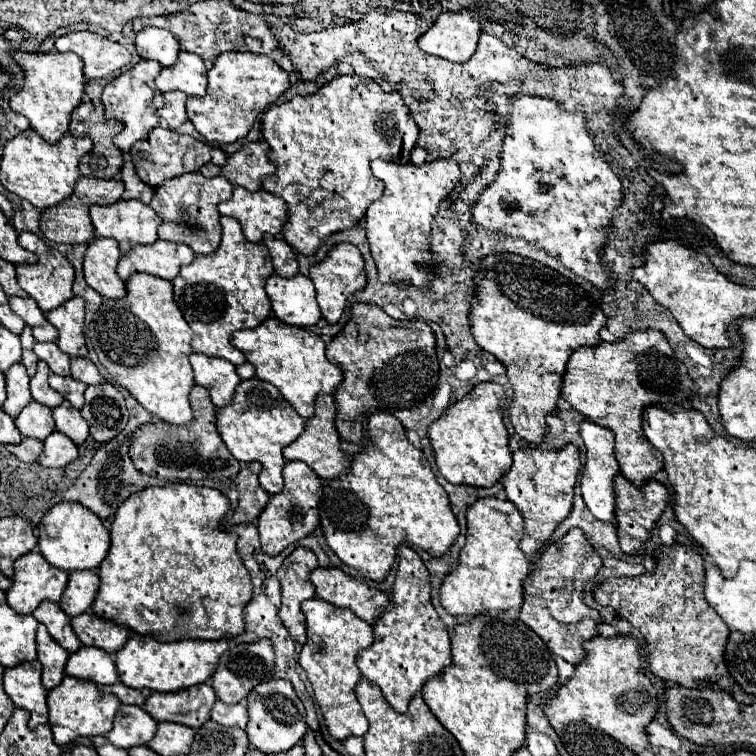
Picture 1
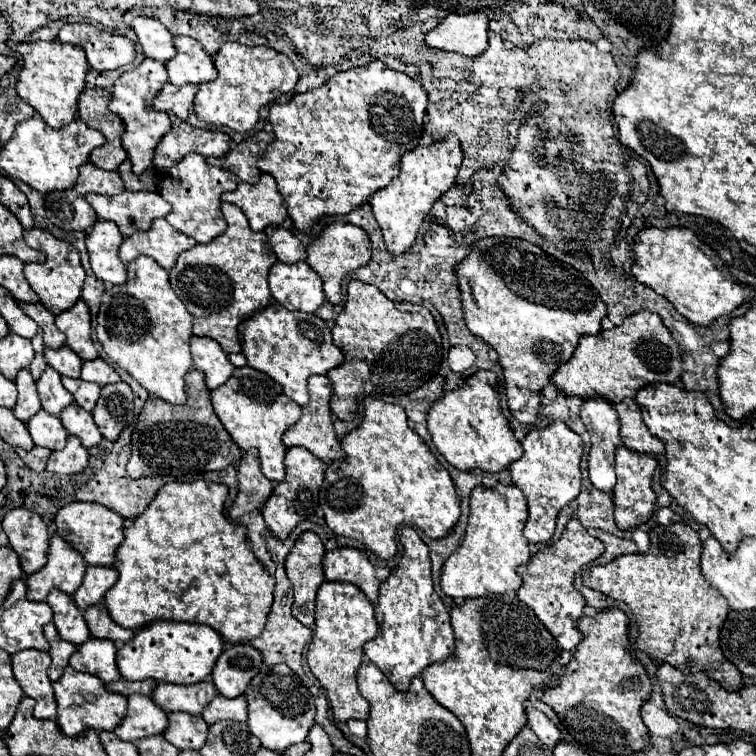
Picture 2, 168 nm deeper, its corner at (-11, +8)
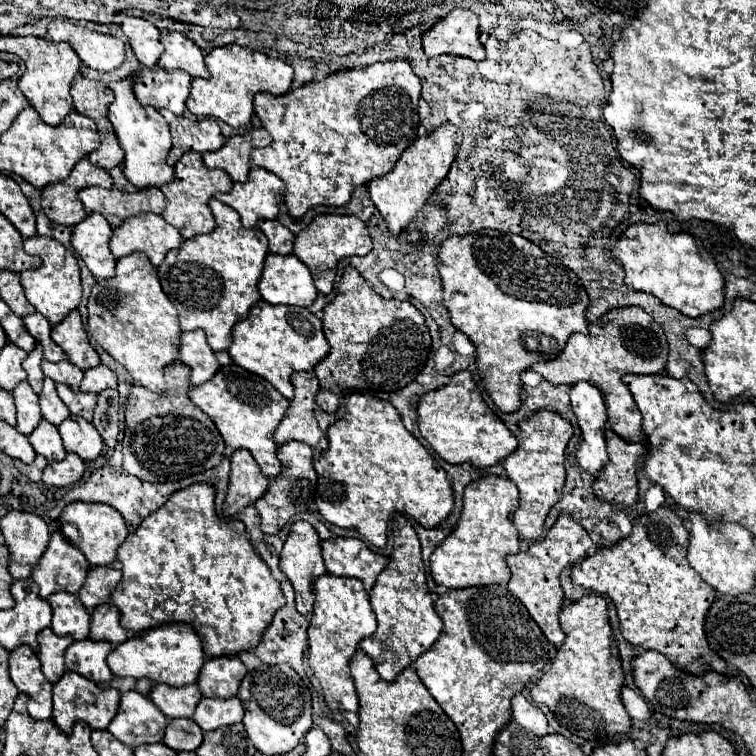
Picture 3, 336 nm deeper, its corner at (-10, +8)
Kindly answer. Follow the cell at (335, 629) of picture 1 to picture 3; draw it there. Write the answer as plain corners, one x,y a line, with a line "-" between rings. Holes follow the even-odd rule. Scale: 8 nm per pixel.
322,574
314,584
316,604
312,610
308,626
308,662
314,676
318,678
324,700
334,712
358,712
358,696
354,690
354,680
348,670
348,660
354,656
358,644
366,634
376,630
376,616
370,606
368,594
356,578
338,578
332,574

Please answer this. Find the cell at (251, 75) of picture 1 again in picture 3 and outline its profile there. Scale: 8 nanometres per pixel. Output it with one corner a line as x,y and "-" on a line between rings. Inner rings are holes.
228,44
210,50
206,54
206,68
210,72
210,78
192,80
186,108
198,118
218,118
238,130
250,126
250,118
254,114
252,98
256,92
286,94
294,78
294,70
286,62
278,58
268,58
262,52
256,52
252,48
242,48
238,44

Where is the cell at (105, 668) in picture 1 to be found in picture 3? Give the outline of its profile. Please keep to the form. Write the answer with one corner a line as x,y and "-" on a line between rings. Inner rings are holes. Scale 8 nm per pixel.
76,640
66,648
66,668
86,676
92,682
112,680
112,672
106,664
106,656
112,652
108,642

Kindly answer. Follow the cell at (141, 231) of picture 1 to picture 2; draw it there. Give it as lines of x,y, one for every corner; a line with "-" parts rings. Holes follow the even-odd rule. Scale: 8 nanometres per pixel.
125,190
117,196
89,194
87,202
101,220
115,222
123,236
145,232
151,228
153,220
165,218
171,212
171,204
165,202
157,192

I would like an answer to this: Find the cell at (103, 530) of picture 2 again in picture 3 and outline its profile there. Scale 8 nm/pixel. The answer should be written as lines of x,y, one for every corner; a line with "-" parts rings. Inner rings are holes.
72,502
64,508
60,522
74,524
80,532
78,548
84,552
88,562
92,566
110,566
116,560
116,550
118,546
126,540
128,536
128,524
124,522
122,514
116,508
110,508
108,504
100,502

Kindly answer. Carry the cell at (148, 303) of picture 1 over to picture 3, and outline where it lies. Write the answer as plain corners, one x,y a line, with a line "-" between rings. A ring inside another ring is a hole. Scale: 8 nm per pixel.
132,252
116,260
116,276
98,280
88,298
88,330
92,338
120,362
134,382
140,386
162,392
162,368
178,360
180,326
178,312
160,288
158,272
146,260
146,254

